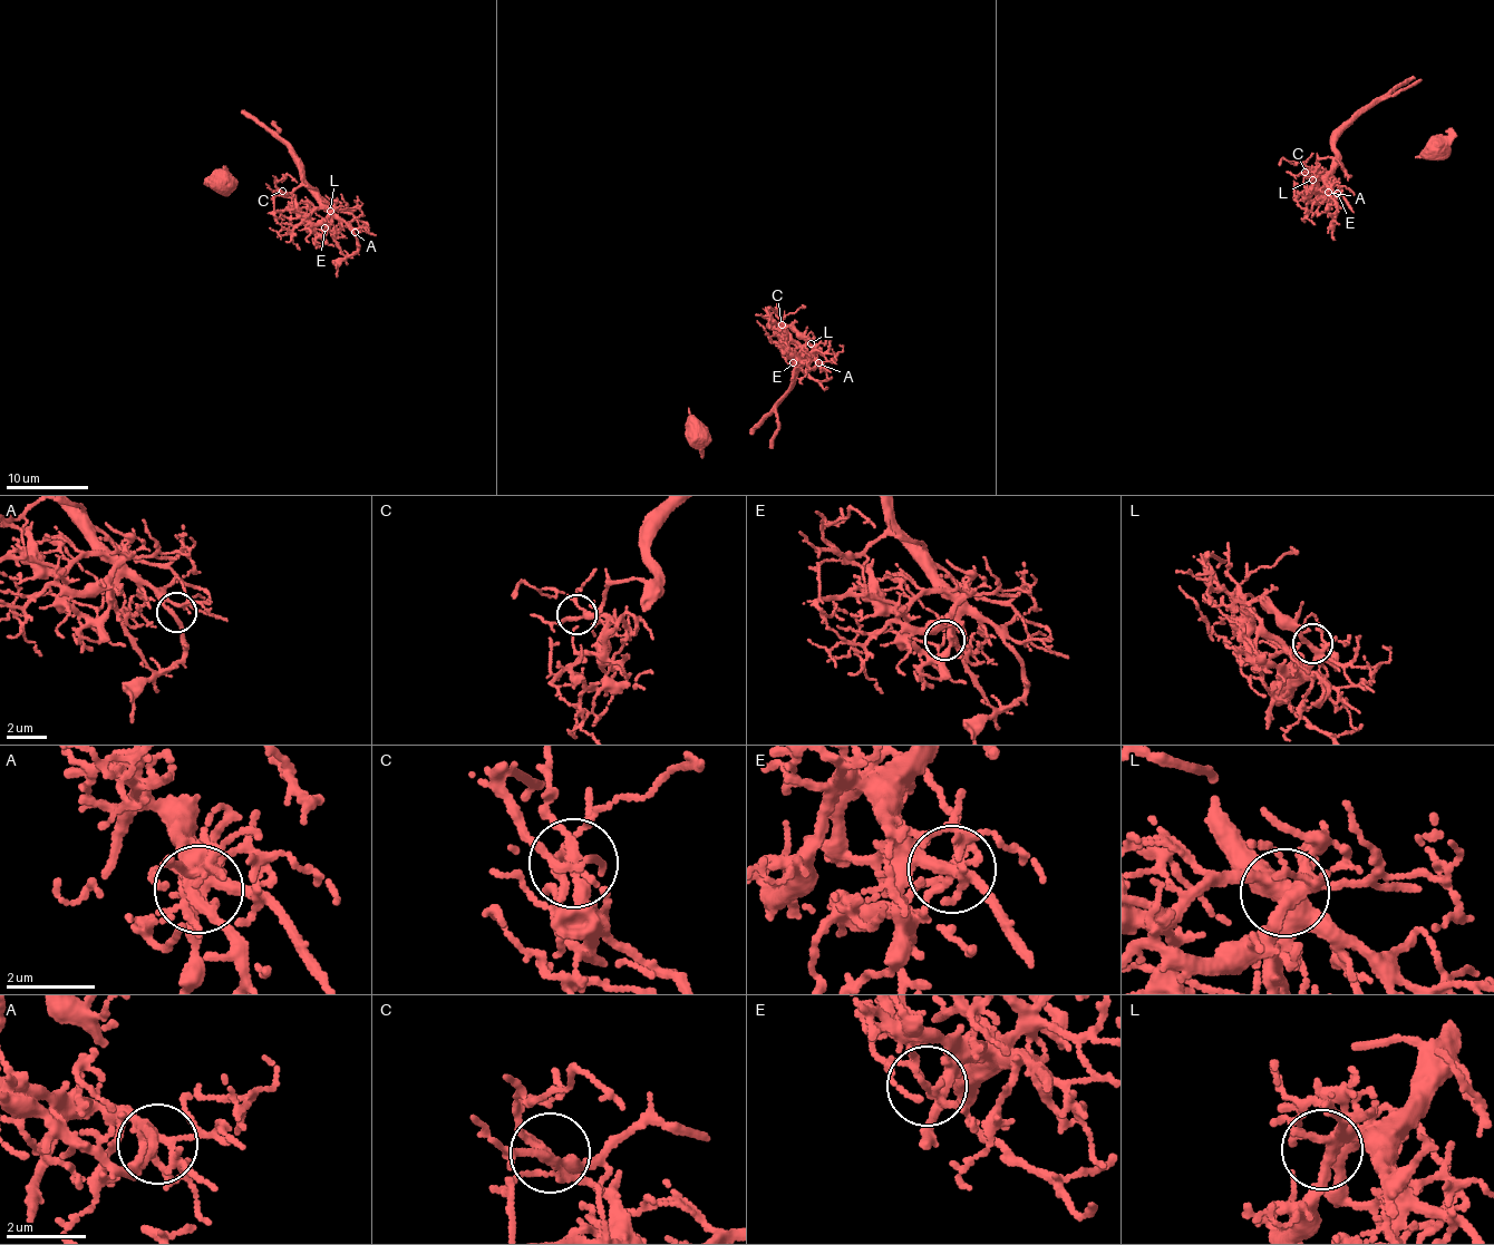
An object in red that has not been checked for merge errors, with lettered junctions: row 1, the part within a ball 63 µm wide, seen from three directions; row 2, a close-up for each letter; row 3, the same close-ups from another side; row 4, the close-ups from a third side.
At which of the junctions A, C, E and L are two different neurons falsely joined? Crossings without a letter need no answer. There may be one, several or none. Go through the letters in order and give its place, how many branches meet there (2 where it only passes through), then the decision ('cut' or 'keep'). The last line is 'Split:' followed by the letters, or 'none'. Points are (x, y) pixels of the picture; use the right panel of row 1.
A: (1328, 192) | 4 | keep
C: (1305, 172) | 3 | keep
E: (1337, 193) | 3 | keep
L: (1312, 180) | 6 | keep
Split: none

